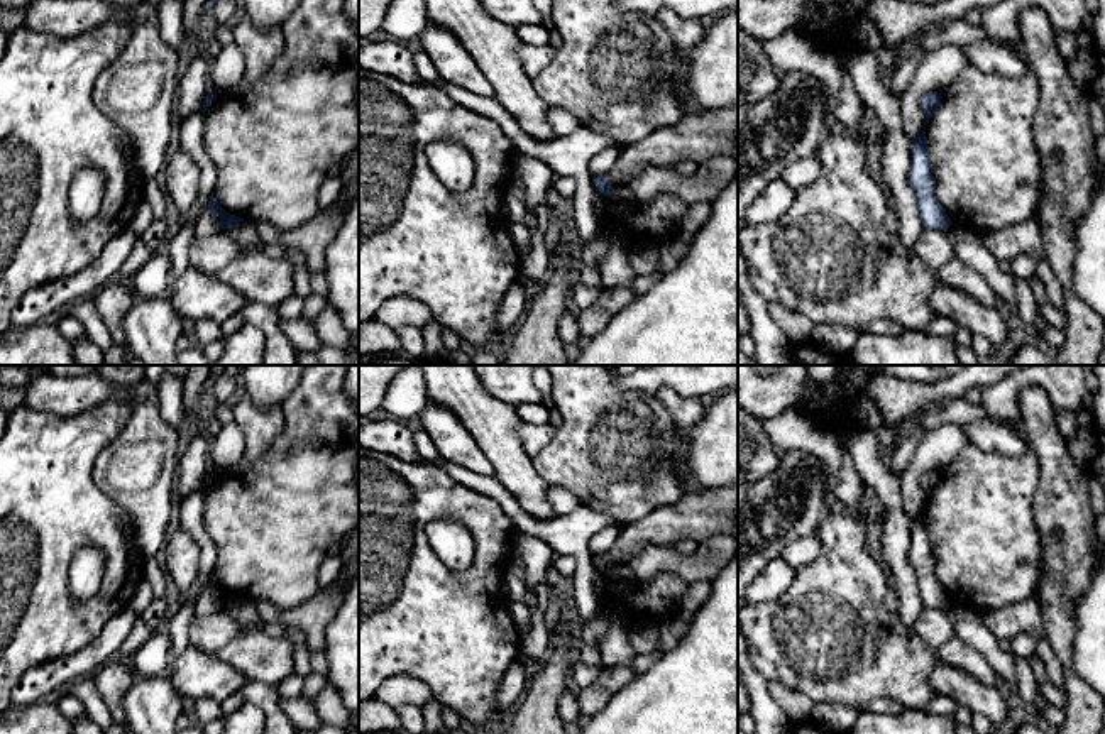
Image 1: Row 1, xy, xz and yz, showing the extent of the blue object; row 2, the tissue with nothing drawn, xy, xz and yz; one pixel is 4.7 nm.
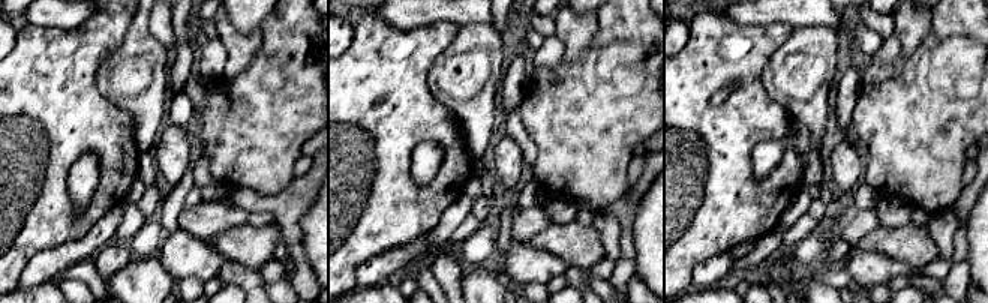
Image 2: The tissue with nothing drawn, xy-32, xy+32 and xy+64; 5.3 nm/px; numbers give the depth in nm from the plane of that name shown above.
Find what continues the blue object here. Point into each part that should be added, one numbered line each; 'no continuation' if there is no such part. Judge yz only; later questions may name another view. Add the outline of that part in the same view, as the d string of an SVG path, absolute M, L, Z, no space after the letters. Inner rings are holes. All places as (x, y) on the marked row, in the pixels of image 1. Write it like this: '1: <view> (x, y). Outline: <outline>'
no continuation

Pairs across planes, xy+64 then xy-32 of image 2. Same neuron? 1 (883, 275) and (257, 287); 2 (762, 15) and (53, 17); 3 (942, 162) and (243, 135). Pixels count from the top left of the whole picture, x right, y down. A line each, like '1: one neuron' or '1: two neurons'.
1: two neurons
2: one neuron
3: one neuron

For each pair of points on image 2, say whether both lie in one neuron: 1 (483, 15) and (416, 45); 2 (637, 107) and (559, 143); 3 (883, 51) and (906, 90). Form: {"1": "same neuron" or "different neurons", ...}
{"1": "different neurons", "2": "same neuron", "3": "different neurons"}

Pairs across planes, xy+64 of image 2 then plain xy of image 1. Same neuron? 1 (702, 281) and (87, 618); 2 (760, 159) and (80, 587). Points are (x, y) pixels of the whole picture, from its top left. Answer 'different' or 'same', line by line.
1: different
2: same

